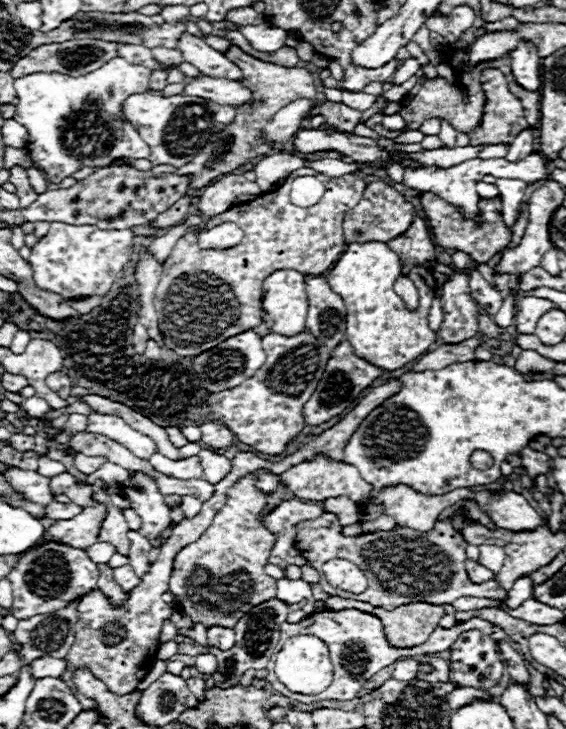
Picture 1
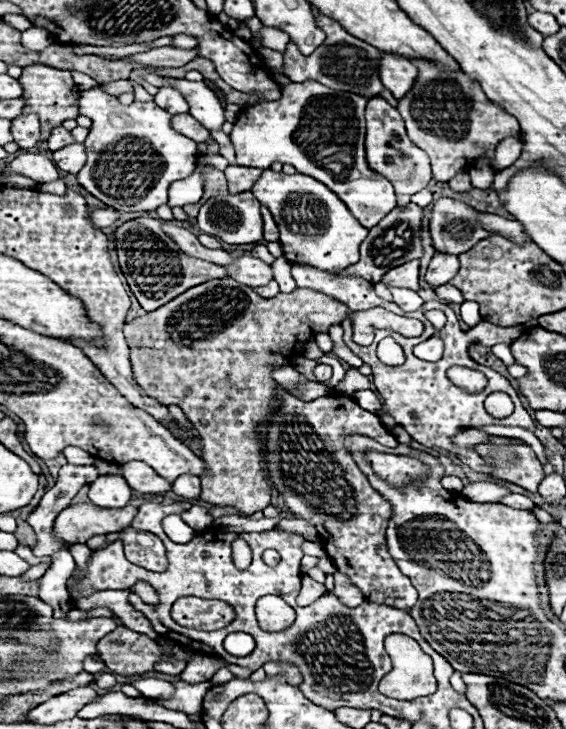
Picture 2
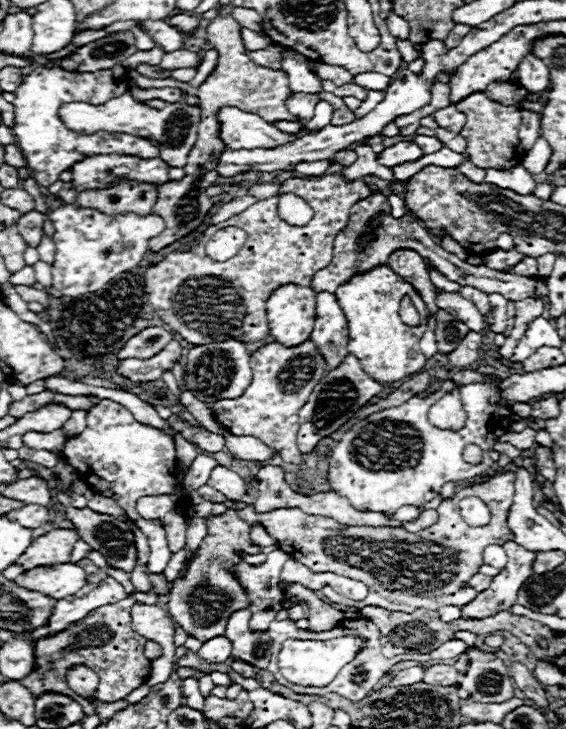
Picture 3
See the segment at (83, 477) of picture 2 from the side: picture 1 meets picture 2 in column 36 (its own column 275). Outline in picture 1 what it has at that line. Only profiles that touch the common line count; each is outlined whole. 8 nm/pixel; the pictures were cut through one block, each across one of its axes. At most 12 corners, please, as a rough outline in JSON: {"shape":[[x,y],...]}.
{"shape":[[282,500],[262,518],[276,536],[272,556],[288,560],[294,526],[324,514],[320,504]]}

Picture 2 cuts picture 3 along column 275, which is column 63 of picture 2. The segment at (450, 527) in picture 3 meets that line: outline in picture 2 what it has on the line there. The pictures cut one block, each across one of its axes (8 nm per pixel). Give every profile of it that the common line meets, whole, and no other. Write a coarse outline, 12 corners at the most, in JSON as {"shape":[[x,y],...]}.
{"shape":[[72,504],[54,534],[70,544],[130,526],[136,506]]}

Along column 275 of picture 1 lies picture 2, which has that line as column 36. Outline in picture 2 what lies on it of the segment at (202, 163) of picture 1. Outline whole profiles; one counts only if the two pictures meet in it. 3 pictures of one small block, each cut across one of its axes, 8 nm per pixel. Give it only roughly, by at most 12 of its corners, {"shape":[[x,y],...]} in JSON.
{"shape":[[22,68],[24,114],[38,114],[50,128],[78,116],[72,72]]}

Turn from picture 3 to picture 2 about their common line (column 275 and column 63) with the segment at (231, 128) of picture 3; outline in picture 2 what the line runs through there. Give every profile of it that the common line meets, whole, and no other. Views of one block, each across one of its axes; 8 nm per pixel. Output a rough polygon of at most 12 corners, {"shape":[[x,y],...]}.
{"shape":[[64,126],[52,128],[48,150],[74,144],[74,136]]}

